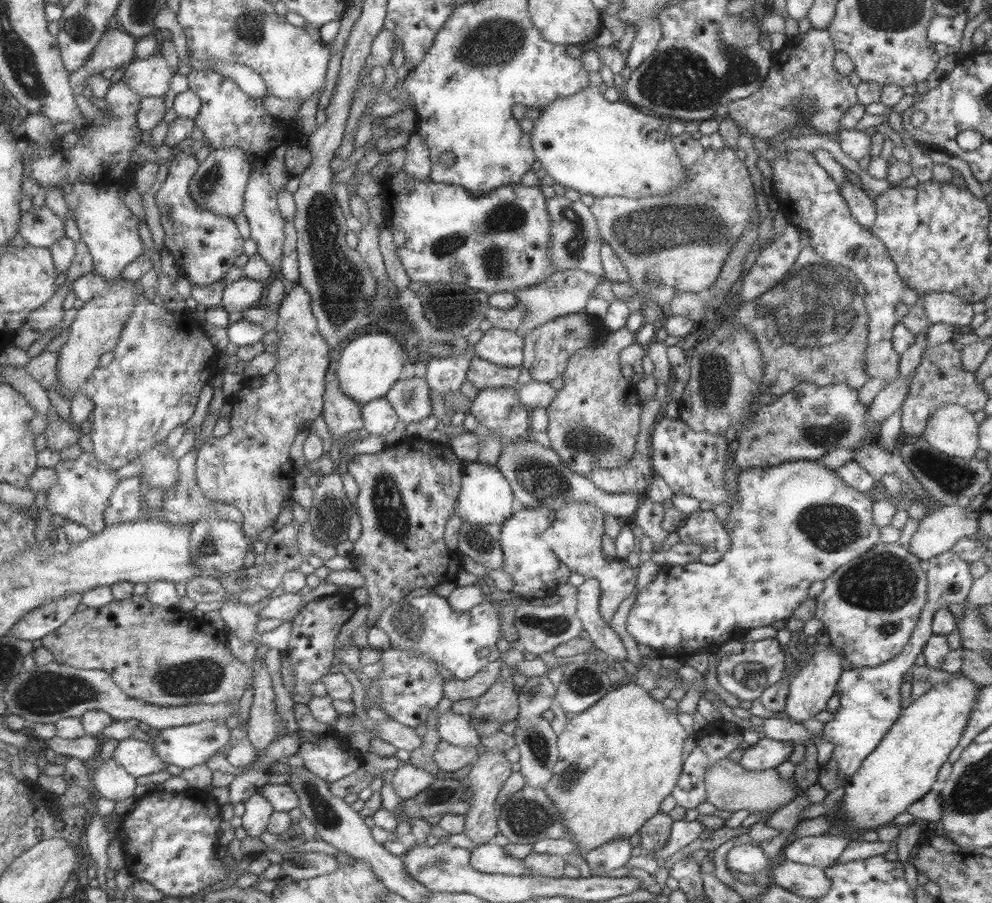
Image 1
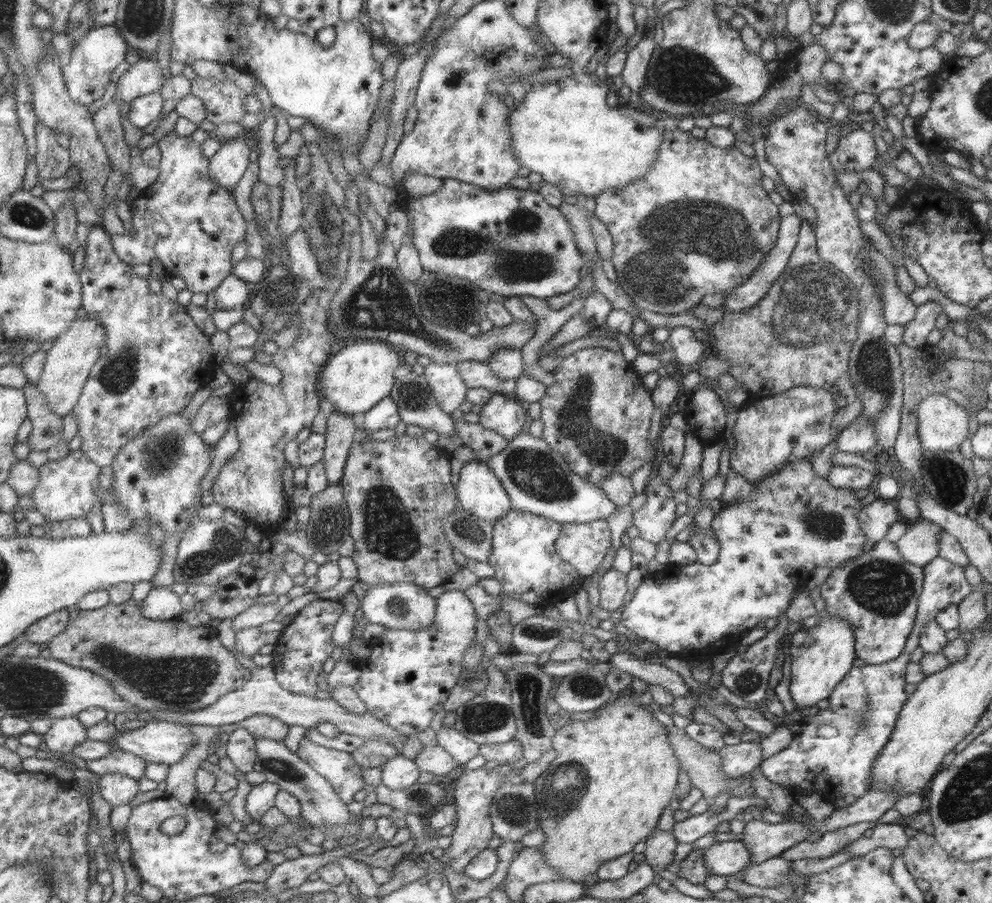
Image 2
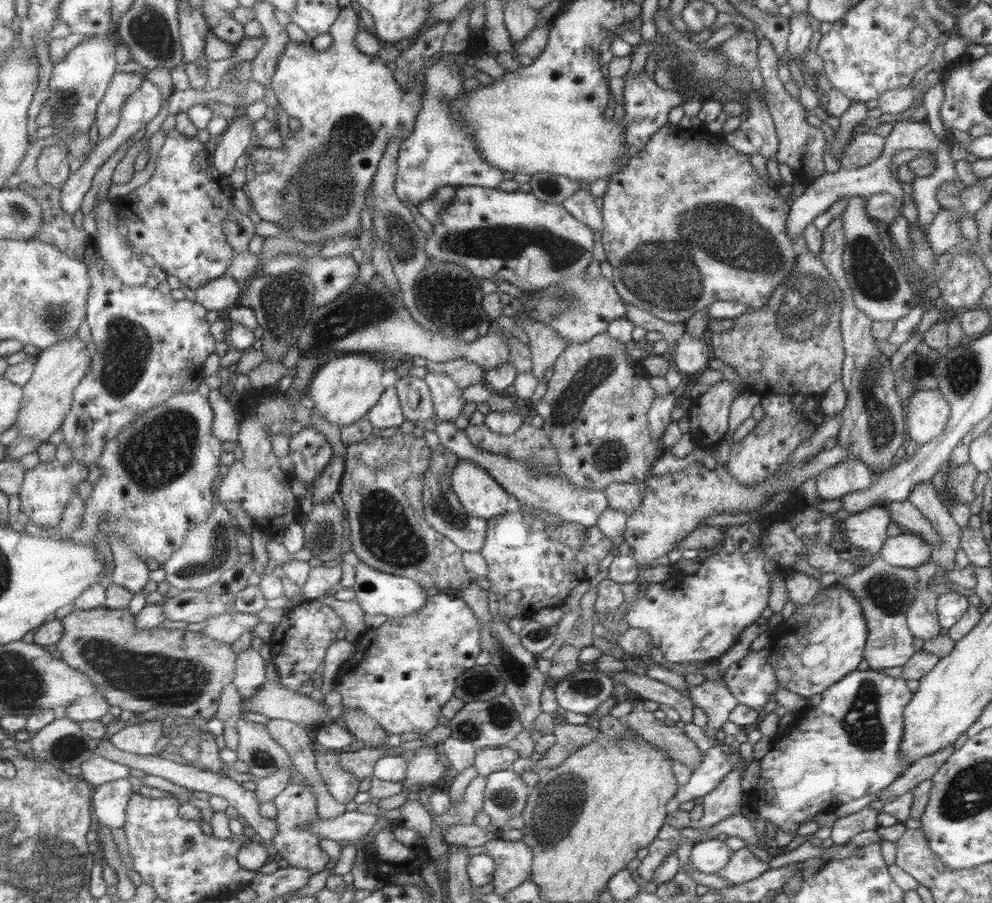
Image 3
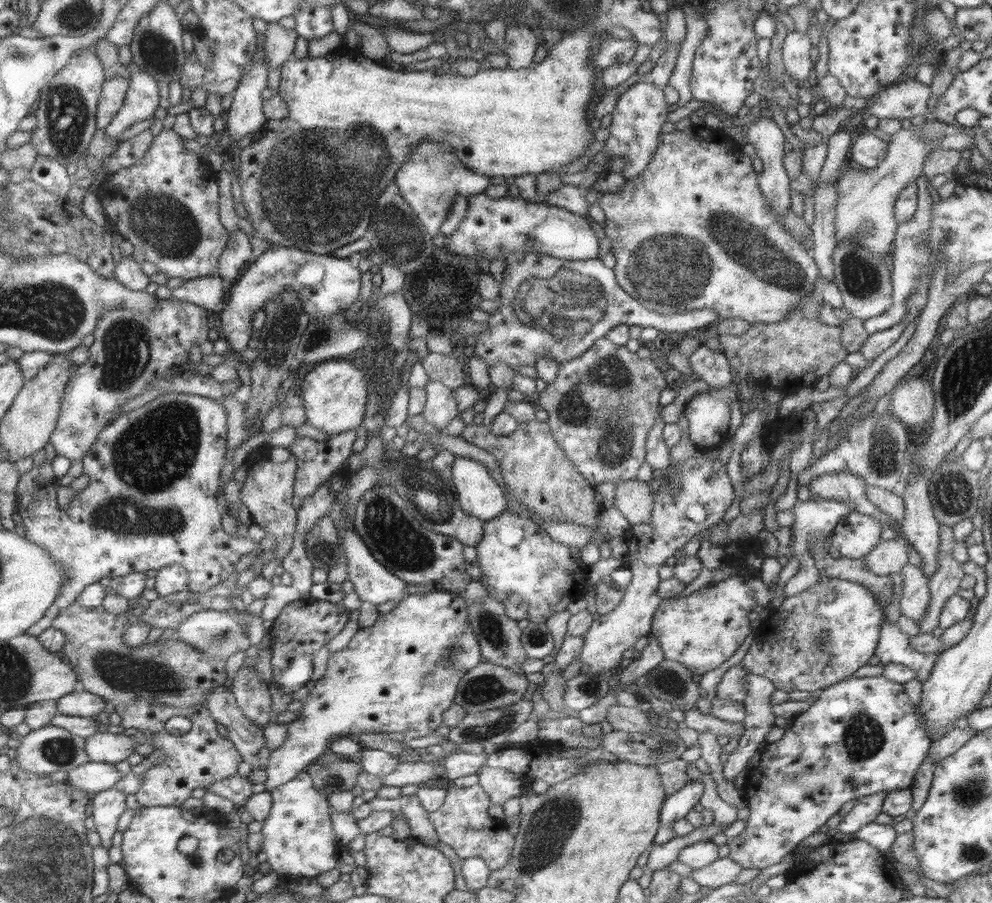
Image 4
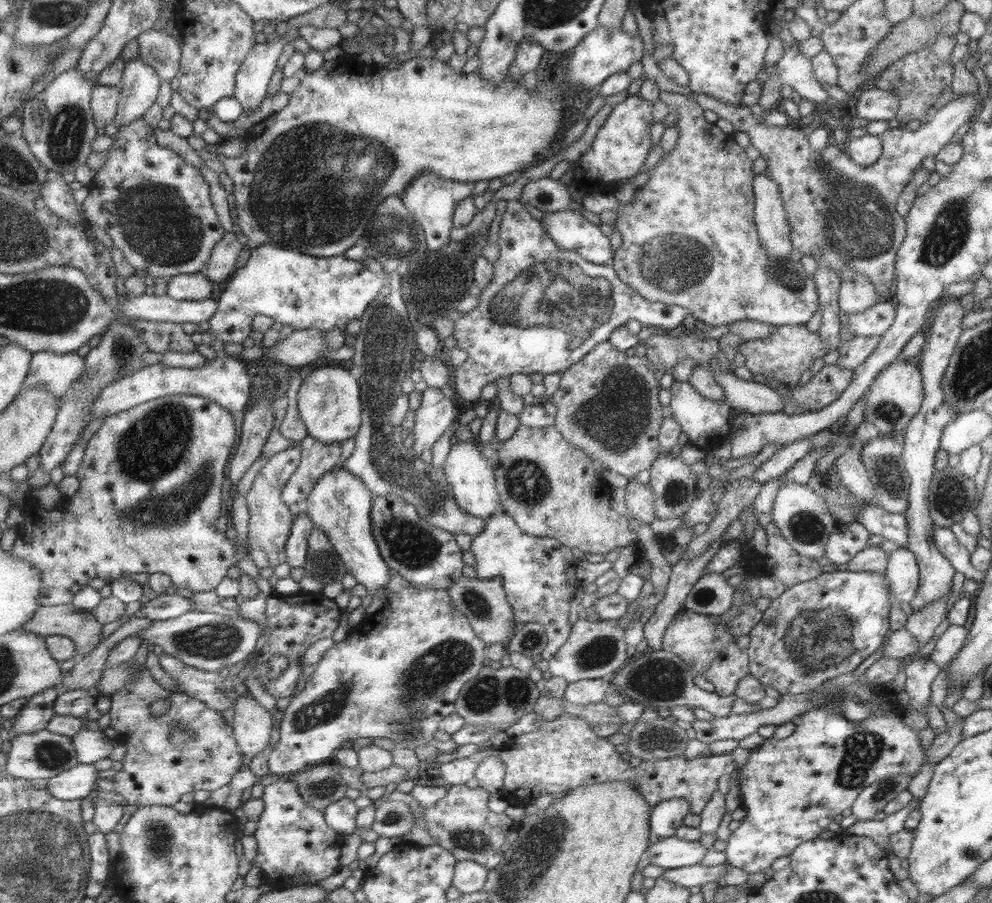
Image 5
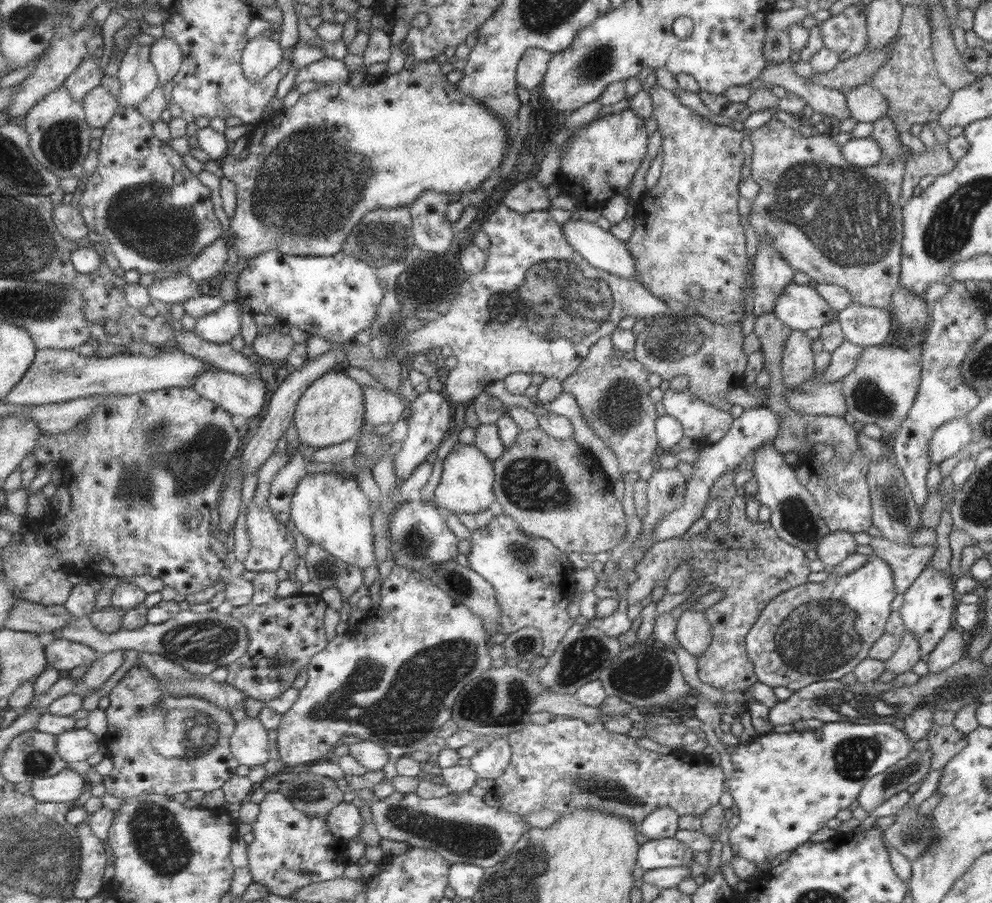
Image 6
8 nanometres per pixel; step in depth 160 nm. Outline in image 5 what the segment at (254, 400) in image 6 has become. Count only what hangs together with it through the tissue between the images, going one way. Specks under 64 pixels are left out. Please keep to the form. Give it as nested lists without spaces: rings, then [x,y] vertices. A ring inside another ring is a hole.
[[[223,351],[216,360],[209,360],[203,367],[183,368],[167,366],[161,361],[155,362],[131,376],[125,376],[115,384],[102,390],[94,406],[92,406],[89,422],[94,419],[111,417],[124,412],[138,404],[169,395],[191,394],[209,398],[223,405],[229,412],[241,411],[247,408],[251,398],[251,376],[248,366],[243,366],[239,360],[233,360],[231,354]]]

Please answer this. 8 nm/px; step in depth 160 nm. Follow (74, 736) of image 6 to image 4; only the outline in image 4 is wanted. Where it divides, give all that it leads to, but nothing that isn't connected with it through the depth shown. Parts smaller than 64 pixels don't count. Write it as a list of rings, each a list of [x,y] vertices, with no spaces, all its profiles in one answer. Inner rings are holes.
[[[102,729],[92,738],[88,738],[87,752],[93,762],[117,764],[127,760],[137,750],[137,745],[131,735],[111,733]]]

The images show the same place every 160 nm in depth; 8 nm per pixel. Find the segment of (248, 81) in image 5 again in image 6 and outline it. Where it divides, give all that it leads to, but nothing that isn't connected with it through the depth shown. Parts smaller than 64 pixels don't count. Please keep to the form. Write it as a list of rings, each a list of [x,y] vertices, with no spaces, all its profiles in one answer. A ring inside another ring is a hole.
[[[254,37],[245,47],[242,67],[245,77],[251,83],[261,83],[272,71],[275,71],[284,60],[286,49],[281,48],[279,41]]]

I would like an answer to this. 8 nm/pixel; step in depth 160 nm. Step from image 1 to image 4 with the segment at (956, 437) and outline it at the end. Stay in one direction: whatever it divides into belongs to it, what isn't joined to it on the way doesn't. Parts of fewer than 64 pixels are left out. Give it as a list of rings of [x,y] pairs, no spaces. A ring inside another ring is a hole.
[[[918,376],[895,389],[887,410],[910,431],[926,431],[934,416],[934,402],[928,376]]]

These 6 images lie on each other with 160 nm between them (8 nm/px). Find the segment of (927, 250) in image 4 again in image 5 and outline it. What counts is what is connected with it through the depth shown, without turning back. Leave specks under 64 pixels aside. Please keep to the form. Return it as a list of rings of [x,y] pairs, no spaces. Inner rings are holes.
[[[891,299],[887,301],[877,301],[871,308],[863,312],[848,314],[849,332],[854,336],[881,336],[891,326],[893,322],[896,308],[895,303]]]

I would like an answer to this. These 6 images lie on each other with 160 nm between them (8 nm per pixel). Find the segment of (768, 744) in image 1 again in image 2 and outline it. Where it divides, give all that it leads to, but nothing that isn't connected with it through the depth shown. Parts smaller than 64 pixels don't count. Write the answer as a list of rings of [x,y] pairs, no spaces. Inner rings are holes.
[[[740,741],[737,744],[725,744],[715,750],[722,758],[722,771],[729,778],[740,777],[758,768],[762,763],[761,747],[759,743]]]

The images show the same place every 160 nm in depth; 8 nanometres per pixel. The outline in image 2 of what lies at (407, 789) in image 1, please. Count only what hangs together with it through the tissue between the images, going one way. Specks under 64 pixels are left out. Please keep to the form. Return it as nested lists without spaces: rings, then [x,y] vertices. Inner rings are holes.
[[[395,755],[382,764],[382,783],[391,790],[403,790],[416,783],[420,770],[413,759]]]

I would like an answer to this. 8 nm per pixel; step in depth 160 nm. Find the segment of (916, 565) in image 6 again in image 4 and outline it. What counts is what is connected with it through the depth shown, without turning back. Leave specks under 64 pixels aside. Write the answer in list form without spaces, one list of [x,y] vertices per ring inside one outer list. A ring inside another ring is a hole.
[[[908,562],[899,574],[903,577],[903,590],[899,599],[900,614],[917,625],[925,616],[930,599],[928,578]]]

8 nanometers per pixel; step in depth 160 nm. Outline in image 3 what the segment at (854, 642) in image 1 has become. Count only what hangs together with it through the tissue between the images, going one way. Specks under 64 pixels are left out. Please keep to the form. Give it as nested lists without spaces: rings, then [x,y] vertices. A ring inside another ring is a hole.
[[[881,557],[871,560],[867,566],[855,570],[851,576],[836,578],[830,588],[844,586],[859,603],[867,627],[866,641],[862,650],[869,669],[882,670],[892,666],[903,666],[914,653],[911,647],[912,634],[906,623],[907,607],[913,602],[920,588],[915,570],[897,568],[887,564]]]

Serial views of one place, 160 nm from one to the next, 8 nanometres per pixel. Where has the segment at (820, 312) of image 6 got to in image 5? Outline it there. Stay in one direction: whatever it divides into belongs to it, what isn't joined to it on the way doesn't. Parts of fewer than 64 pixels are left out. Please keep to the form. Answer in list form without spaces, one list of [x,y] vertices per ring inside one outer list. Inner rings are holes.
[[[659,92],[659,100],[669,106],[669,112],[676,109],[678,112],[677,124],[677,143],[673,149],[664,157],[660,157],[656,165],[648,170],[649,177],[647,182],[636,188],[631,199],[622,204],[613,193],[607,192],[604,188],[600,191],[589,191],[588,189],[579,195],[580,204],[593,212],[599,214],[604,210],[612,210],[617,218],[613,220],[613,230],[617,231],[622,238],[619,248],[615,250],[611,258],[611,266],[614,268],[615,274],[619,280],[630,286],[639,296],[642,296],[649,302],[675,304],[686,308],[688,312],[697,320],[701,320],[709,326],[723,326],[723,324],[731,324],[739,320],[756,320],[763,324],[771,324],[775,327],[781,325],[805,324],[814,315],[818,309],[818,294],[814,285],[812,276],[805,272],[801,260],[793,261],[790,258],[772,259],[767,253],[766,248],[760,243],[758,232],[753,224],[754,194],[752,191],[752,180],[755,174],[751,169],[753,160],[750,160],[743,148],[735,143],[734,135],[725,133],[719,129],[715,123],[708,122],[703,118],[704,110],[695,102],[695,100],[679,94],[671,92]]]

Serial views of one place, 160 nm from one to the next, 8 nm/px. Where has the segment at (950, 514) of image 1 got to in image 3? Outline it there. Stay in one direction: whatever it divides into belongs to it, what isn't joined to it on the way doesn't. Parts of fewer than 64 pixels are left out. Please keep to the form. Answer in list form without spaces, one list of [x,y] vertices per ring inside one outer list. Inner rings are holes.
[[[913,532],[887,537],[877,556],[897,568],[914,569],[931,557],[931,546]]]

